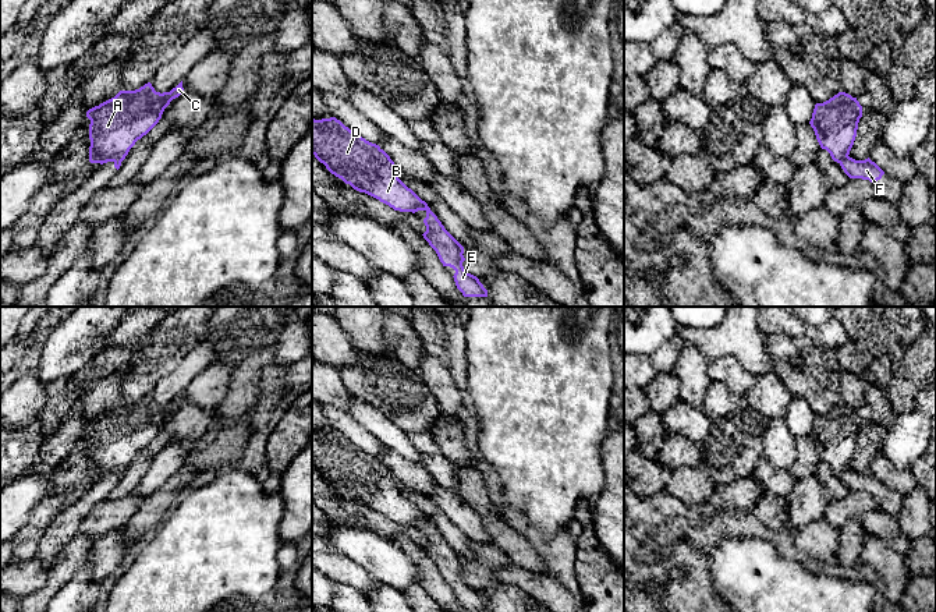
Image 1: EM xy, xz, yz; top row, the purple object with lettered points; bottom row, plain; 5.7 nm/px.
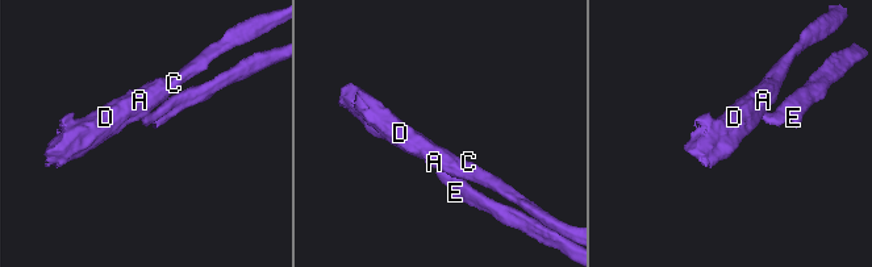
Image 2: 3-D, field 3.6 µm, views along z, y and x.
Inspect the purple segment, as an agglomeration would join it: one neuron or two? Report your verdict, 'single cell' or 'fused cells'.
fused cells

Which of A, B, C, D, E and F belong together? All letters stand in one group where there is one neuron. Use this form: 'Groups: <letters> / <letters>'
Groups: A B C D / E F

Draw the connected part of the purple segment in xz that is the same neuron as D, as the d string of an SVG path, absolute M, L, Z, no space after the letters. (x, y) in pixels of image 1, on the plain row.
M336 429L312 431L312 467L345 496L394 523L430 523L398 491L397 478L379 457L355 446Z

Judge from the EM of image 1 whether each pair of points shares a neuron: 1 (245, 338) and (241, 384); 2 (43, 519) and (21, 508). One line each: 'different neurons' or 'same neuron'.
1: different neurons
2: different neurons

